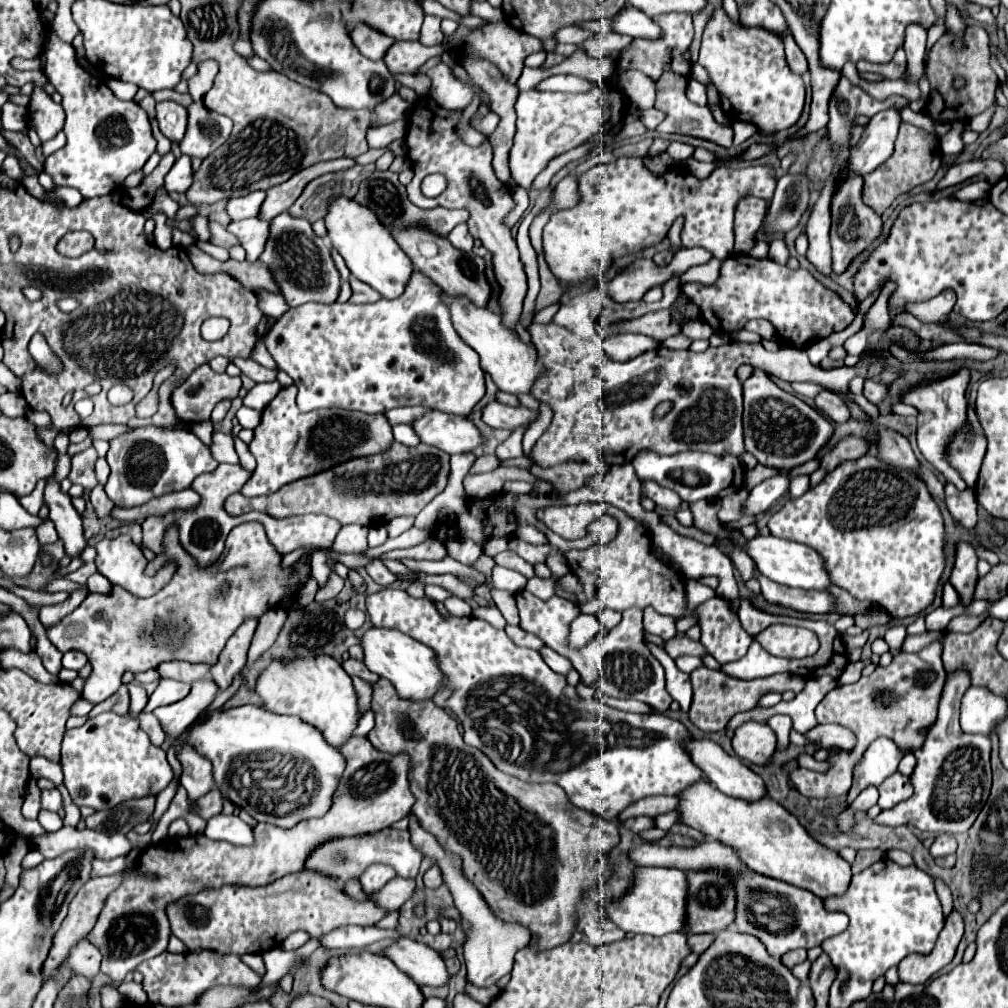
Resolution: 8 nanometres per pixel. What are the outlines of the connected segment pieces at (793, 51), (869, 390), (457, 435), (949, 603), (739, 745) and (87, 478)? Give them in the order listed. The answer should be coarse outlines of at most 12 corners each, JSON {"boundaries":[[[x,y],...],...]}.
{"boundaries":[[[789,31],[785,33],[785,55],[791,71],[803,75],[807,59]],[[865,381],[863,395],[871,403],[879,403],[887,395],[887,387]],[[427,411],[411,427],[449,455],[483,443],[467,417]],[[951,583],[943,587],[943,607],[959,605],[959,595]],[[745,721],[731,743],[737,757],[767,765],[777,751],[767,723]],[[93,447],[71,459],[71,483],[91,491],[97,485]]]}

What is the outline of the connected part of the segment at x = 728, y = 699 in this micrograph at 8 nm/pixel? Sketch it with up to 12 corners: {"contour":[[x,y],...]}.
{"contour":[[705,665],[691,673],[689,719],[721,731],[767,691],[795,691],[805,679],[777,673],[739,681]]}

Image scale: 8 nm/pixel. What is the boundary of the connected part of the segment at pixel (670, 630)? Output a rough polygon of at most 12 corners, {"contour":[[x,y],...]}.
{"contour":[[645,609],[645,629],[663,641],[675,637],[675,619]]}

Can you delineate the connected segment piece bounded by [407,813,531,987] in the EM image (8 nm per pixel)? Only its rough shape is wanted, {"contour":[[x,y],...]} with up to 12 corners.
{"contour":[[409,813],[415,849],[433,859],[463,921],[467,979],[489,987],[531,933],[497,919],[461,861]]}

